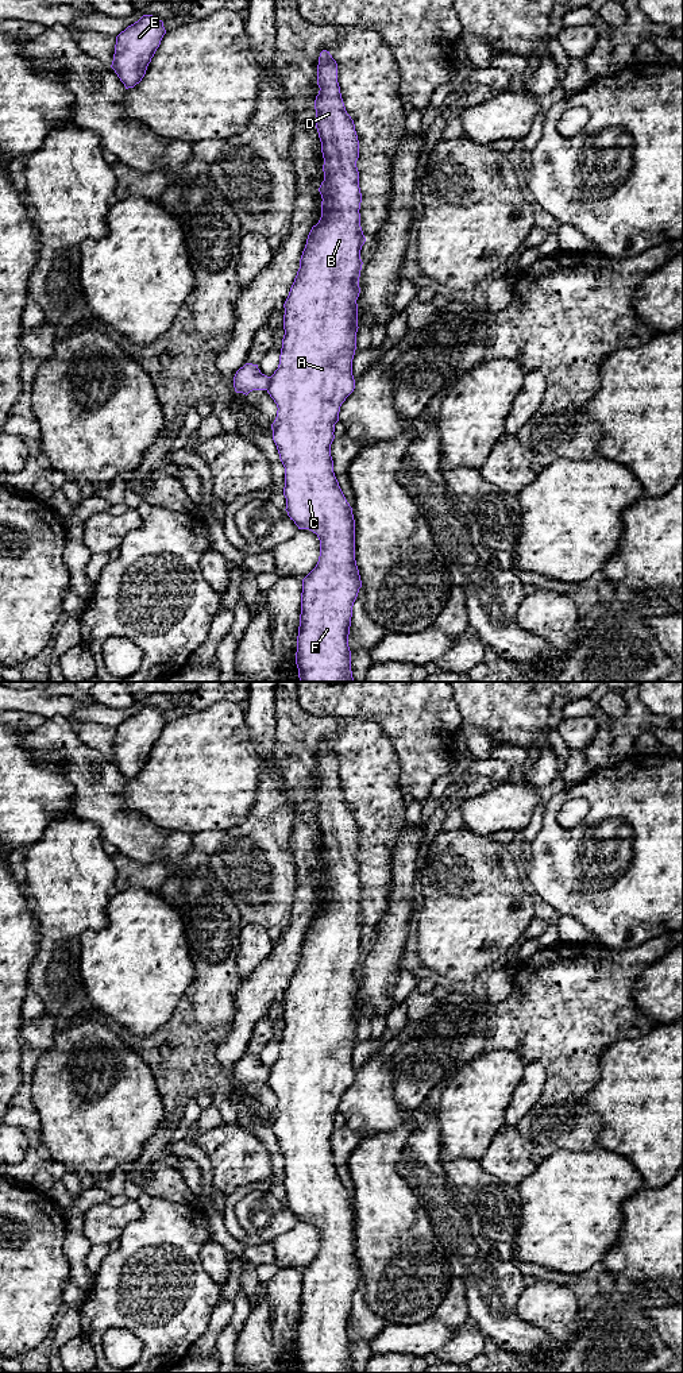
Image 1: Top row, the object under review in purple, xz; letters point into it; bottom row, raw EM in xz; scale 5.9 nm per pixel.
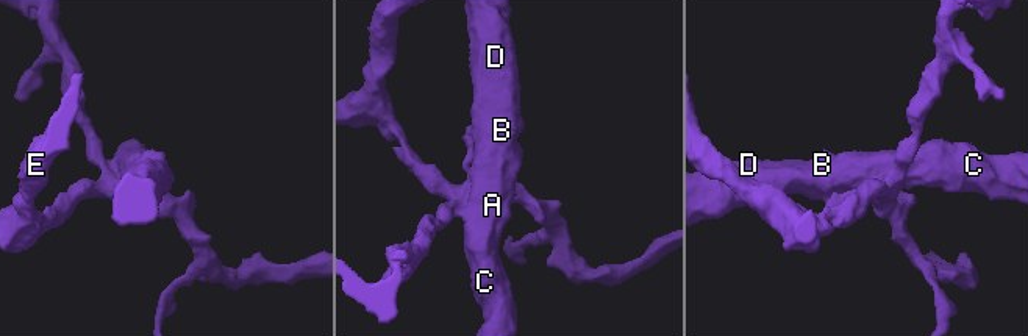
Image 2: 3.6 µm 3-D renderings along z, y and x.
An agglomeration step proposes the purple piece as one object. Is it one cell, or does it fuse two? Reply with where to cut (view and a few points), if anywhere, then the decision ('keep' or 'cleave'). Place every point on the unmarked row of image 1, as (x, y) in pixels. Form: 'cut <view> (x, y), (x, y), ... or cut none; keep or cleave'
cut xz (271, 1068), (266, 1080); cleave

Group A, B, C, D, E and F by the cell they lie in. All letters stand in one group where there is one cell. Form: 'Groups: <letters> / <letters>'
Groups: A B C D F / E

